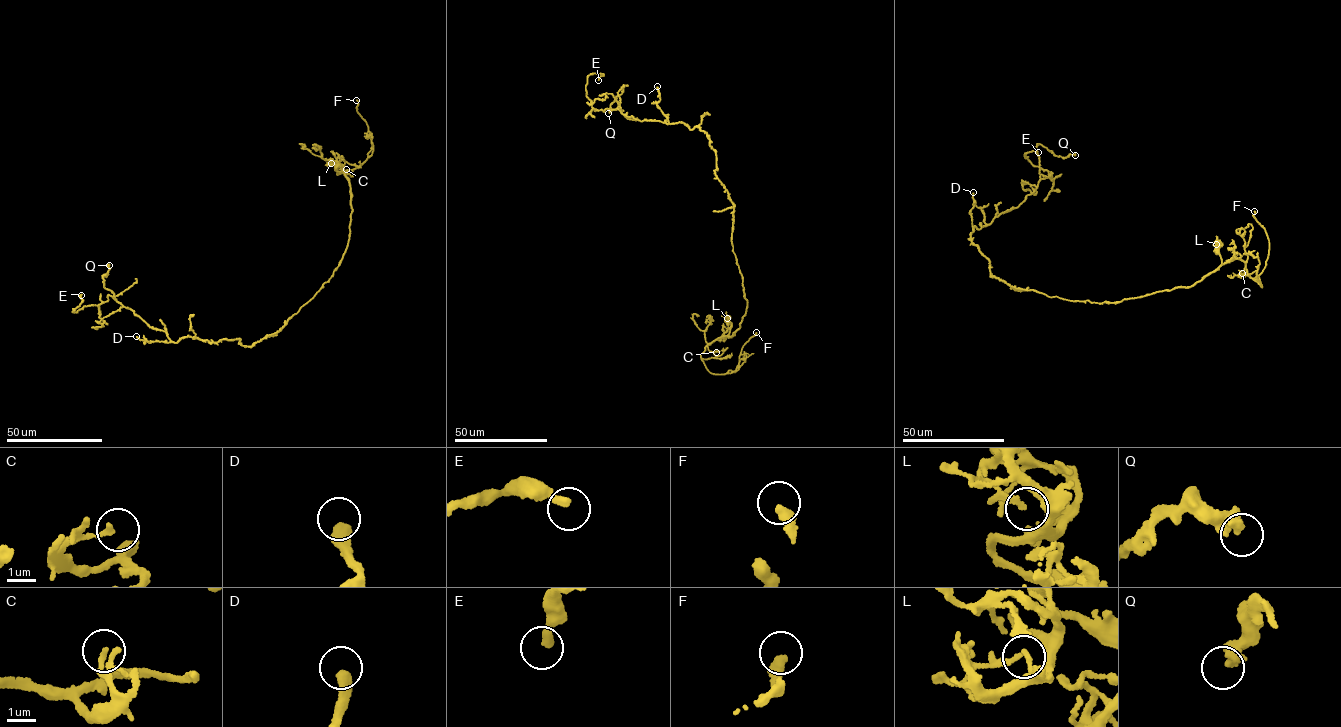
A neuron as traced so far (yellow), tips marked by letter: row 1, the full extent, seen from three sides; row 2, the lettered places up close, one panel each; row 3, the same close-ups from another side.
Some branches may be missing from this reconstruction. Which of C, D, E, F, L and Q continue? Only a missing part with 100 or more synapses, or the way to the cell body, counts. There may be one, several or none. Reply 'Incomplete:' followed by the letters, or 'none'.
Incomplete: F

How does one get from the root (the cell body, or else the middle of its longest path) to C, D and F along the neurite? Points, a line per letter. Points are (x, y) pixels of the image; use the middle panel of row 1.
C: (731, 241), (747, 302), (740, 328), (734, 334), (719, 337), (707, 346), (709, 351), (716, 352)
D: (731, 241), (733, 203), (716, 176), (715, 153), (706, 134), (669, 122), (657, 104), (657, 86)
F: (731, 241), (746, 307), (734, 334), (705, 347), (701, 358), (709, 372), (734, 372), (743, 345), (756, 332)

